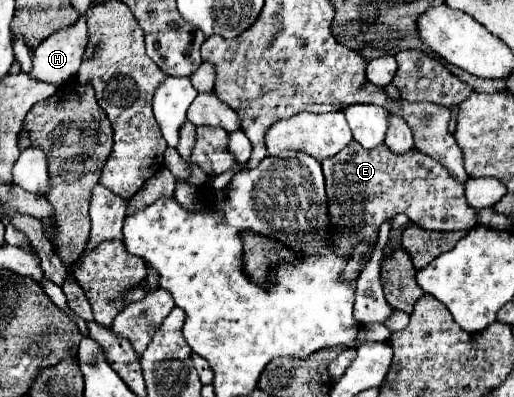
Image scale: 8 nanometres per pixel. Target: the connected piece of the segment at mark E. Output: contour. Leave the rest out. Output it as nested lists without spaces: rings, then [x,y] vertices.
[[[352,140],[344,150],[336,156],[322,160],[322,170],[326,178],[326,196],[328,196],[328,216],[330,216],[330,240],[332,248],[338,256],[350,256],[352,250],[360,242],[376,244],[378,228],[384,220],[394,214],[406,214],[412,222],[422,226],[424,230],[470,230],[478,224],[478,210],[468,206],[464,198],[464,184],[456,182],[446,168],[428,154],[412,148],[404,154],[394,154],[386,144],[380,144],[372,150],[364,150],[356,140]]]

